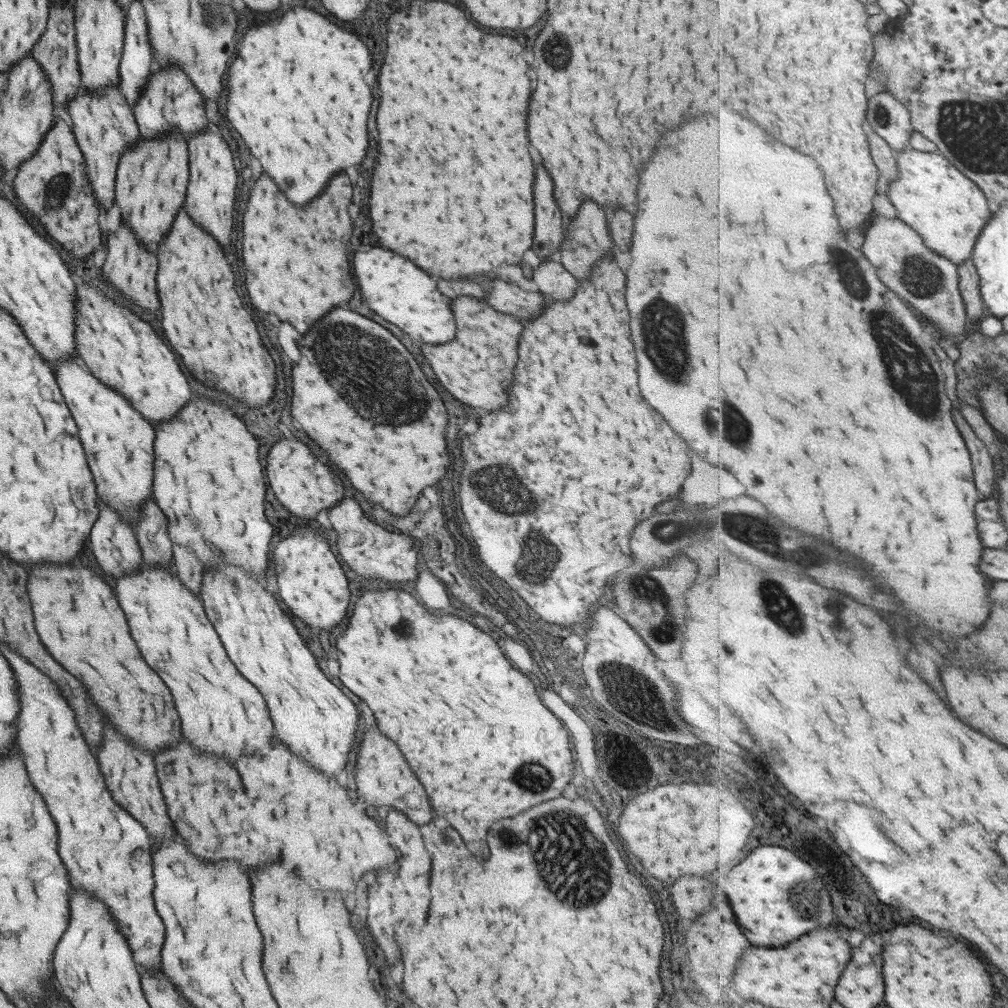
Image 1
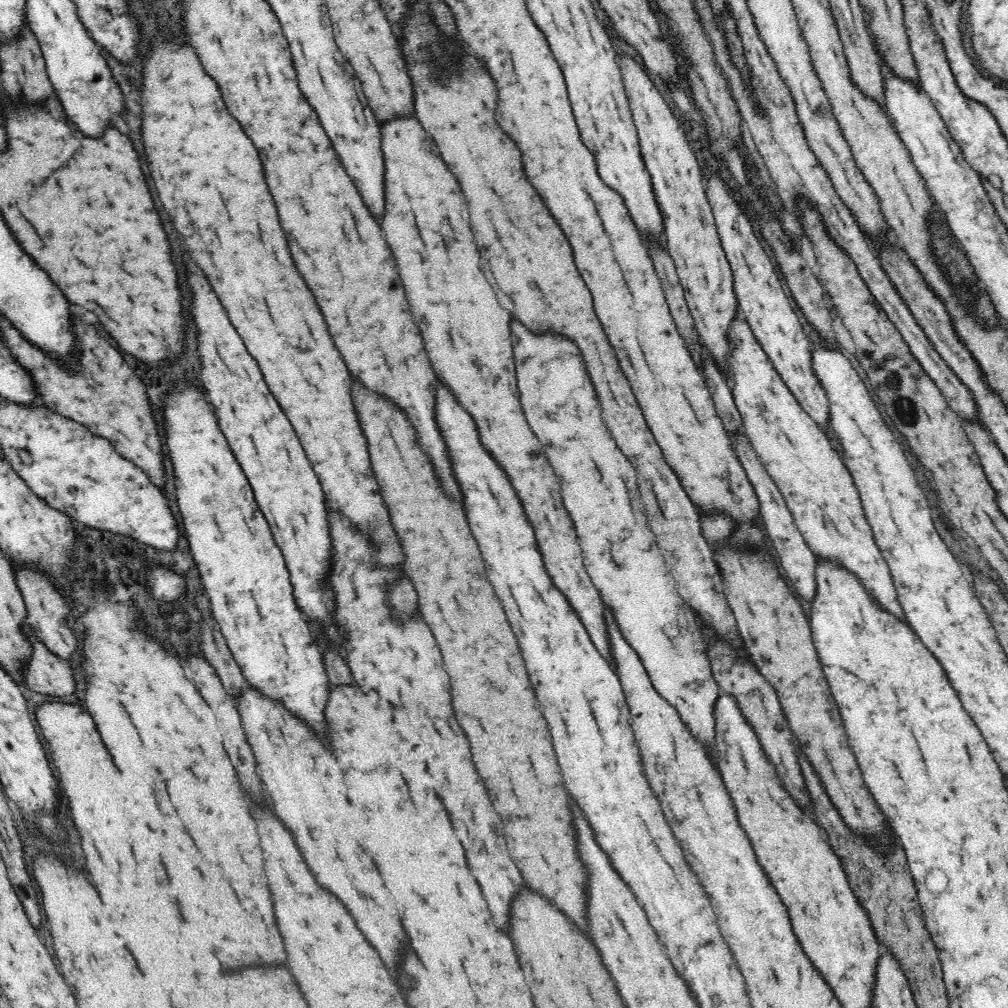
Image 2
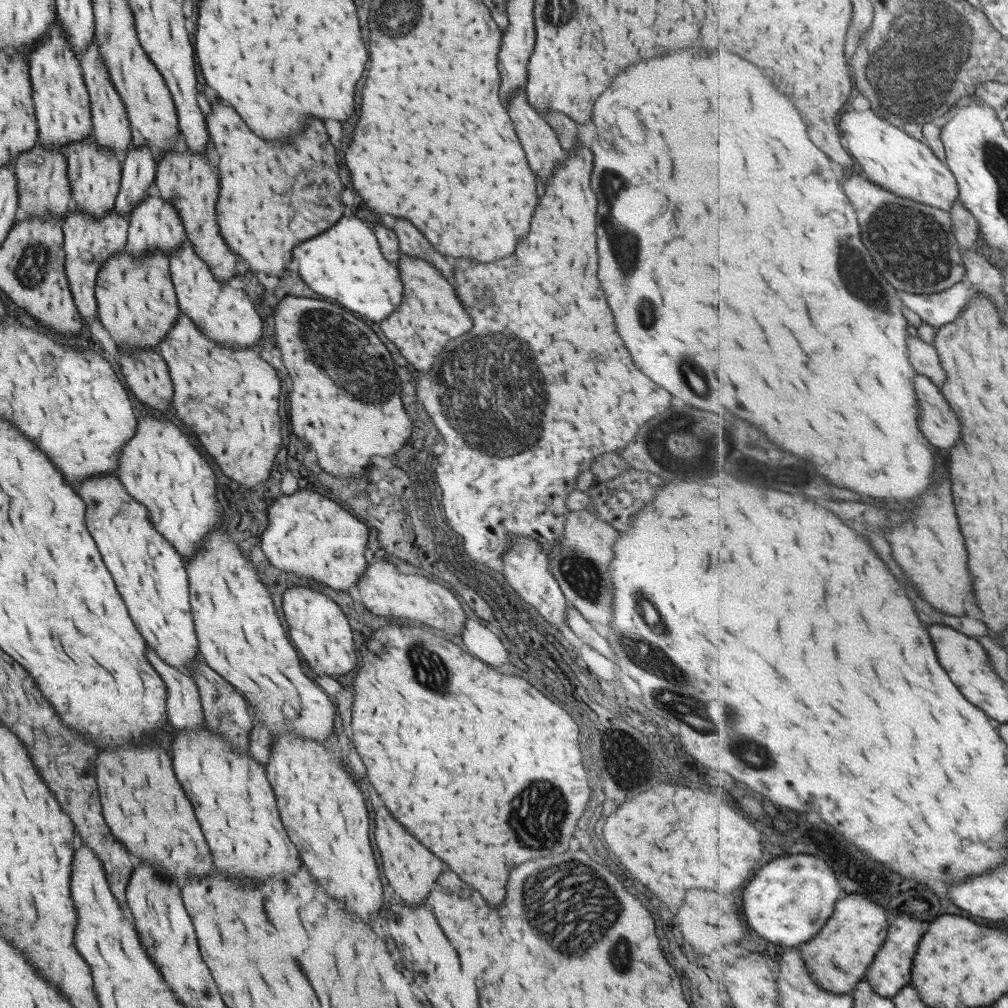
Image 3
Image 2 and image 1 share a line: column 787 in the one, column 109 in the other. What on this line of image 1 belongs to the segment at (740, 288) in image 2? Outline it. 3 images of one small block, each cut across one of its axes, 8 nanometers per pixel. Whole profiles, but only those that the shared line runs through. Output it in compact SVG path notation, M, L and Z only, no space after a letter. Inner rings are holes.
M85 282L75 286L75 296L73 340L81 364L99 381L121 393L147 423L175 414L191 396L189 384L175 356L153 328L127 306L105 296L99 288L87 288Z

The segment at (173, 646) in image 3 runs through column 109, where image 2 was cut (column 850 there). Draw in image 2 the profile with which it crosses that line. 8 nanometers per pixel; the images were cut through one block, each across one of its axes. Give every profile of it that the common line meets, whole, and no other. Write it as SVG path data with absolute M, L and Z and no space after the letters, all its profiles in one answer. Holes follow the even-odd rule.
M740 316L732 322L730 339L732 339L734 348L732 348L732 354L728 356L728 369L730 369L728 373L730 373L734 402L740 411L742 423L744 423L744 435L751 442L754 452L782 494L785 504L792 514L794 525L802 534L808 549L820 562L824 560L824 562L831 562L839 568L848 570L850 574L858 578L862 588L868 592L870 600L876 602L880 610L884 610L884 612L892 614L896 620L908 624L908 620L900 608L892 578L890 578L892 574L872 538L872 530L862 512L858 490L854 486L854 480L852 480L852 475L844 464L842 456L834 452L829 439L824 436L819 426L816 426L811 416L800 408L795 396L783 383L767 354L754 338L747 322Z

